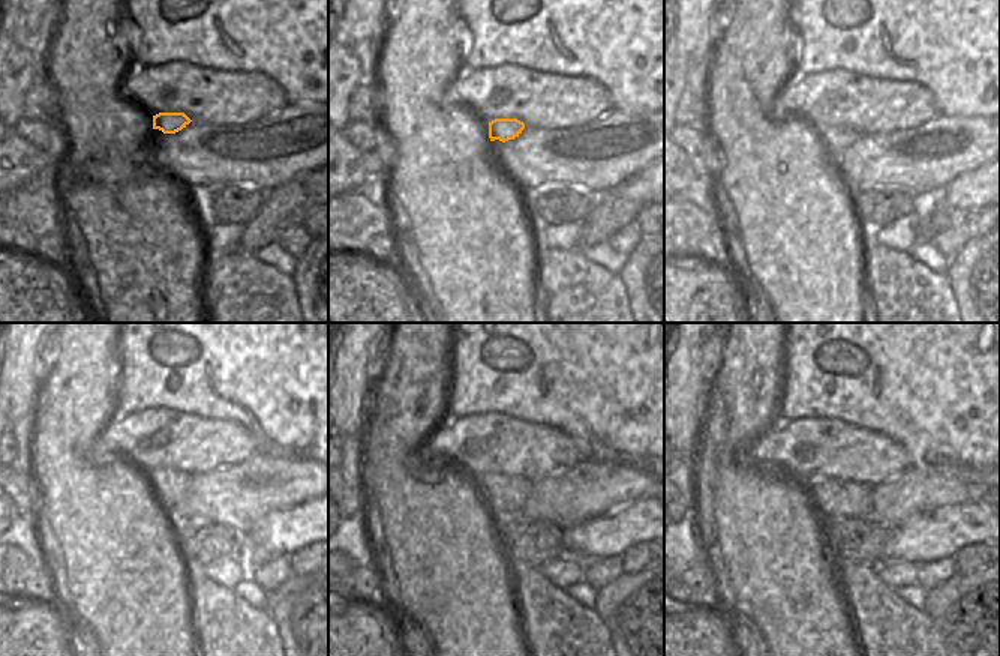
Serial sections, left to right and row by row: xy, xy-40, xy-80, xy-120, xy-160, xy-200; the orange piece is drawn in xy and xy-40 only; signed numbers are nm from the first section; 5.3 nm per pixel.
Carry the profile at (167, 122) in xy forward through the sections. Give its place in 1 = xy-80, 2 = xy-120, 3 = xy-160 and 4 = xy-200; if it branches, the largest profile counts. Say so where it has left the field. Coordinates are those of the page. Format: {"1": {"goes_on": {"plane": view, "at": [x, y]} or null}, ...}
{"1": {"goes_on": {"plane": "xy-80", "at": [837, 140]}}, "2": {"goes_on": {"plane": "xy-120", "at": [170, 485]}}, "3": {"goes_on": {"plane": "xy-160", "at": [508, 494]}}, "4": {"goes_on": {"plane": "xy-200", "at": [835, 497]}}}

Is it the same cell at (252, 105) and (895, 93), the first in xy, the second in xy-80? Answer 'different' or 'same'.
same

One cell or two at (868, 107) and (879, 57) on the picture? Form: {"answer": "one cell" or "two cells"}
{"answer": "two cells"}

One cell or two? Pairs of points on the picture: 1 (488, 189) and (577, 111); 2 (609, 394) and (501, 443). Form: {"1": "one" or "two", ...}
{"1": "two", "2": "two"}

